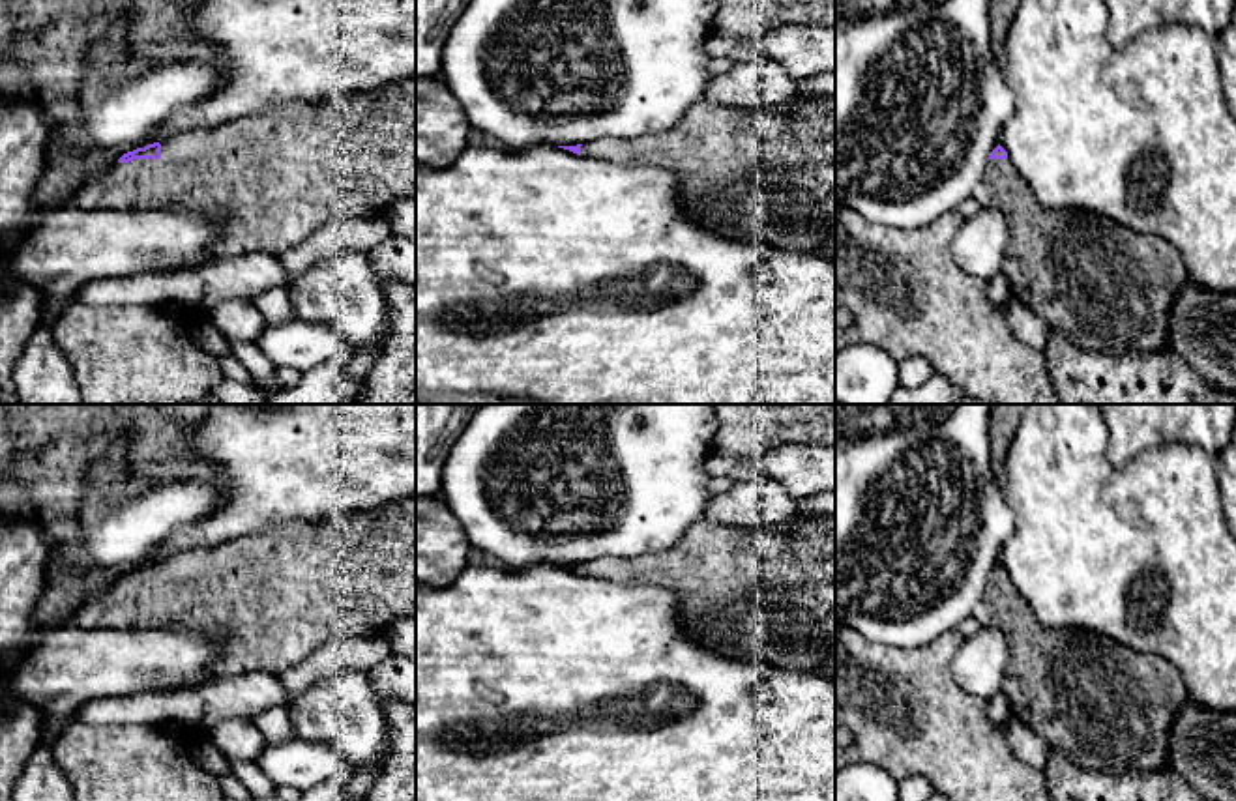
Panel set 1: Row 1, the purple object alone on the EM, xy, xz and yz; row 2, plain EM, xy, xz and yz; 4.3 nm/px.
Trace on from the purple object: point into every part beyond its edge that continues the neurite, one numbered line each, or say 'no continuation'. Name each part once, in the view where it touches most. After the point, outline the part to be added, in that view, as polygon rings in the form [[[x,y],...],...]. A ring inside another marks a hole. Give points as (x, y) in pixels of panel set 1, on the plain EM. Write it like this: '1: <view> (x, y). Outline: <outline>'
1: xy (283, 592). Outline: [[[416,498],[320,522],[283,522],[266,532],[213,548],[193,548],[161,561],[159,578],[114,582],[88,597],[73,621],[96,631],[200,631],[228,629],[234,640],[215,664],[217,677],[253,670],[283,674],[331,638],[375,636],[397,618],[416,618]]]

